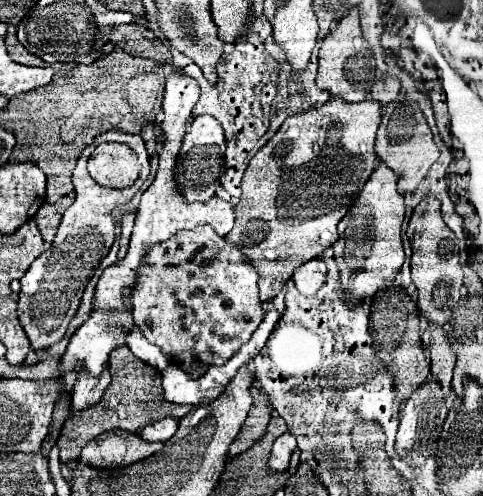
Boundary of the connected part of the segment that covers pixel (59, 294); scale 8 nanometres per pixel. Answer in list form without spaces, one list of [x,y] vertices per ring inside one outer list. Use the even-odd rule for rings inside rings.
[[[116,130],[98,136],[78,158],[78,164],[72,172],[76,200],[72,206],[66,208],[52,246],[44,250],[44,254],[38,256],[28,268],[28,272],[20,278],[22,288],[20,288],[20,298],[18,298],[18,318],[34,350],[50,348],[62,340],[68,328],[68,322],[80,304],[84,286],[88,284],[90,276],[94,276],[94,270],[100,266],[102,258],[108,254],[114,242],[114,230],[116,230],[114,212],[118,210],[120,202],[128,202],[138,192],[138,188],[148,178],[148,168],[150,164],[148,164],[148,152],[144,148],[144,140],[138,134],[124,134]],[[102,142],[122,142],[128,148],[132,148],[136,156],[142,156],[144,166],[142,166],[140,178],[132,186],[124,190],[108,190],[104,186],[98,186],[98,182],[88,174],[86,162],[92,150],[100,146]]]

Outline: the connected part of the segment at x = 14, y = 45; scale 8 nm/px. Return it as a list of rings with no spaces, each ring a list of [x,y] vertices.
[[[6,34],[4,42],[6,42],[6,50],[8,50],[8,54],[10,54],[10,58],[12,58],[14,62],[18,62],[18,64],[28,64],[28,66],[44,66],[44,64],[46,64],[46,62],[40,62],[42,58],[32,56],[32,54],[18,42],[18,38],[16,38],[14,34]]]

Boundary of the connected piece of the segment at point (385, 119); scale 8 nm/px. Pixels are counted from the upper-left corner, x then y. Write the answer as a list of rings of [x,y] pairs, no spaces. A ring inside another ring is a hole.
[[[400,100],[390,102],[382,108],[382,124],[376,134],[376,156],[382,164],[386,164],[392,172],[398,174],[398,188],[402,194],[412,194],[416,186],[424,180],[430,166],[440,156],[438,146],[432,140],[432,132],[418,108],[416,102]]]

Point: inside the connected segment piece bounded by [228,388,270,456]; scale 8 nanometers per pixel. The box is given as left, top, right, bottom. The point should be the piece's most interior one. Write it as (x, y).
(255, 426)

